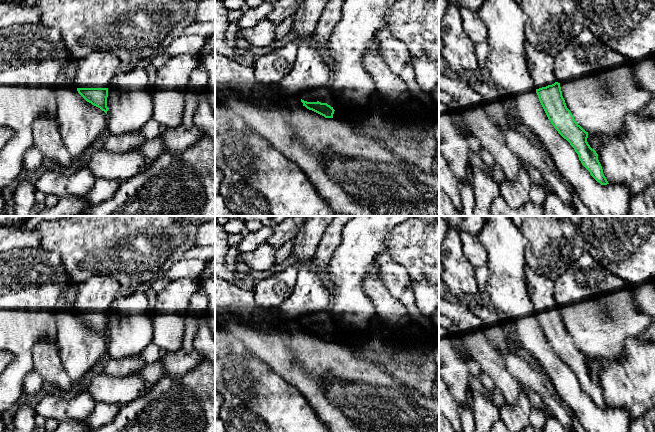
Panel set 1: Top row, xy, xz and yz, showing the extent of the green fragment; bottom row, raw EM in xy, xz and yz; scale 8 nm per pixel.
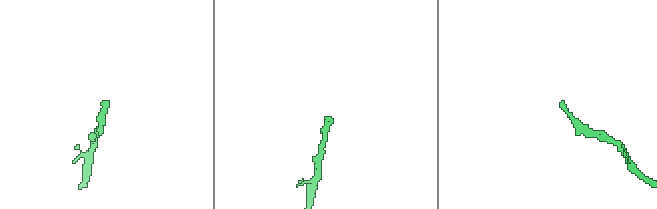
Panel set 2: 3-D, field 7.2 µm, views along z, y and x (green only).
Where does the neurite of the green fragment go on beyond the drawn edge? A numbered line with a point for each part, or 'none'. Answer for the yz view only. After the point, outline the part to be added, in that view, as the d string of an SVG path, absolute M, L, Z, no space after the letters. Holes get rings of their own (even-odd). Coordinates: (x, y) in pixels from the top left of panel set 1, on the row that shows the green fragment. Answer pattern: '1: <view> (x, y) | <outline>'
1: yz (540, 65) | M528 40L525 42L526 62L535 89L557 82L554 74L554 58L538 51Z

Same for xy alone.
1: xy (96, 70) | M94 51L78 61L76 88L109 88L112 78L122 69L116 55Z

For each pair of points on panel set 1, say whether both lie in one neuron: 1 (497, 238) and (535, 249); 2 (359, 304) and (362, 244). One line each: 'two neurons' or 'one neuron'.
1: two neurons
2: one neuron

